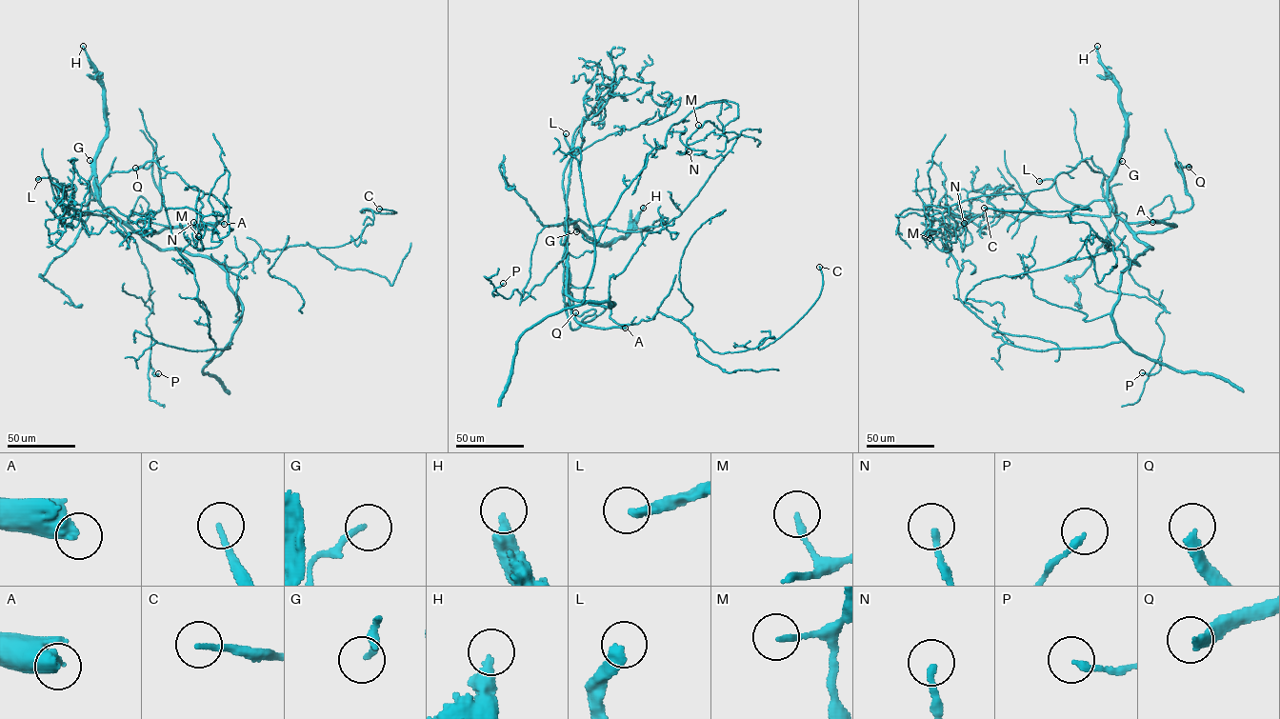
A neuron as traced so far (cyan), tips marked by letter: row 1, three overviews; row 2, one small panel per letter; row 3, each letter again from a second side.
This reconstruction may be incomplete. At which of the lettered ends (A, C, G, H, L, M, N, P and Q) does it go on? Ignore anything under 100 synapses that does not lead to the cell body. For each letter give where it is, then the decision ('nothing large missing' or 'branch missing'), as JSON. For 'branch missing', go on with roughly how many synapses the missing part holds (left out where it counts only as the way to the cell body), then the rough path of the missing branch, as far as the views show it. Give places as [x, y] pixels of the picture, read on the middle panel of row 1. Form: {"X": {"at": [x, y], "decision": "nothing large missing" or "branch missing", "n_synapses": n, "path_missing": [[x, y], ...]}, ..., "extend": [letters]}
{"A": {"at": [625, 328], "decision": "branch missing", "n_synapses": 950}, "C": {"at": [819, 267], "decision": "nothing large missing"}, "G": {"at": [576, 231], "decision": "nothing large missing"}, "H": {"at": [643, 208], "decision": "branch missing"}, "L": {"at": [566, 133], "decision": "branch missing", "n_synapses": 300, "path_missing": [[566, 133], [501, 131], [487, 126], [469, 92], [478, 70], [497, 68], [471, 64]]}, "M": {"at": [698, 125], "decision": "nothing large missing"}, "N": {"at": [689, 151], "decision": "nothing large missing"}, "P": {"at": [503, 283], "decision": "nothing large missing"}, "Q": {"at": [575, 312], "decision": "branch missing", "n_synapses": 140}, "extend": ["A", "H", "L", "Q"]}

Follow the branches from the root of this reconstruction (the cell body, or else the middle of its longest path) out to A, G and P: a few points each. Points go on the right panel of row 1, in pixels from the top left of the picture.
A: (1135, 259), (1153, 249), (1138, 242), (1136, 233), (1164, 231), (1175, 227), (1152, 222)
G: (1135, 259), (1153, 249), (1137, 241), (1126, 224), (1115, 215), (1107, 200), (1108, 180), (1122, 161)
P: (1135, 259), (1153, 249), (1119, 218), (1114, 232), (1129, 273), (1165, 309), (1155, 319), (1160, 369), (1142, 372)

